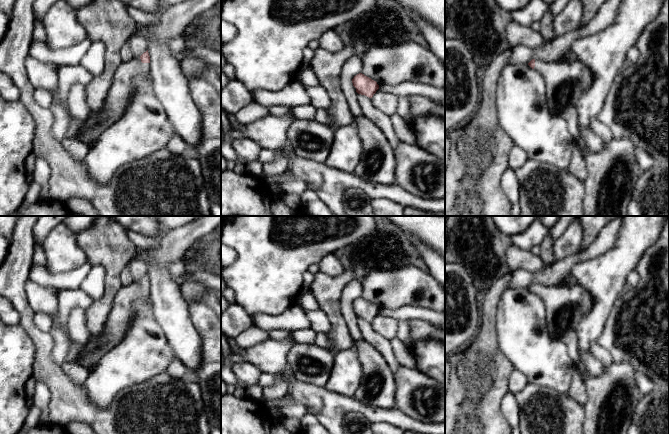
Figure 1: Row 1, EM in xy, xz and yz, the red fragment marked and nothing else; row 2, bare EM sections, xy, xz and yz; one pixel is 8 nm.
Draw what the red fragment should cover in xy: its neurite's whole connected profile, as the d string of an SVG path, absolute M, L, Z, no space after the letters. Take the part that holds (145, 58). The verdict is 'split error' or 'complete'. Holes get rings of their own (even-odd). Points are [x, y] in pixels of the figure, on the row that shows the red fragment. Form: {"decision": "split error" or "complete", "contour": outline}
{"decision": "split error", "contour": "M148 50L140 57L133 58L128 62L122 62L117 67L103 110L99 112L91 111L89 116L83 120L82 124L78 128L77 140L90 147L105 129L117 122L129 104L134 89L133 78L137 75L151 76L150 56Z"}

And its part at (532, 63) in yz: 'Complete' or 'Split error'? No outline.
Split error

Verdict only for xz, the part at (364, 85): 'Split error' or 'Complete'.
Complete

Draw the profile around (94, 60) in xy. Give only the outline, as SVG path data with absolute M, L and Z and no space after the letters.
M92 42L80 64L89 70L93 76L102 73L105 67L106 47L102 42Z

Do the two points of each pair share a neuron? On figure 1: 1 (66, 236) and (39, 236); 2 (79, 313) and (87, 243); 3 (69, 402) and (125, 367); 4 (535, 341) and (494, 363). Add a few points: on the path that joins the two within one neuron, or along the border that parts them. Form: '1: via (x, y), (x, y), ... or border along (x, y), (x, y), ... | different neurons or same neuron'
1: border along (56, 226), (42, 242) | different neurons
2: border along (84, 308), (85, 324), (89, 331) | different neurons
3: border along (81, 384), (85, 396), (94, 405), (102, 408) | different neurons
4: border along (496, 335), (499, 349), (514, 369) | different neurons

